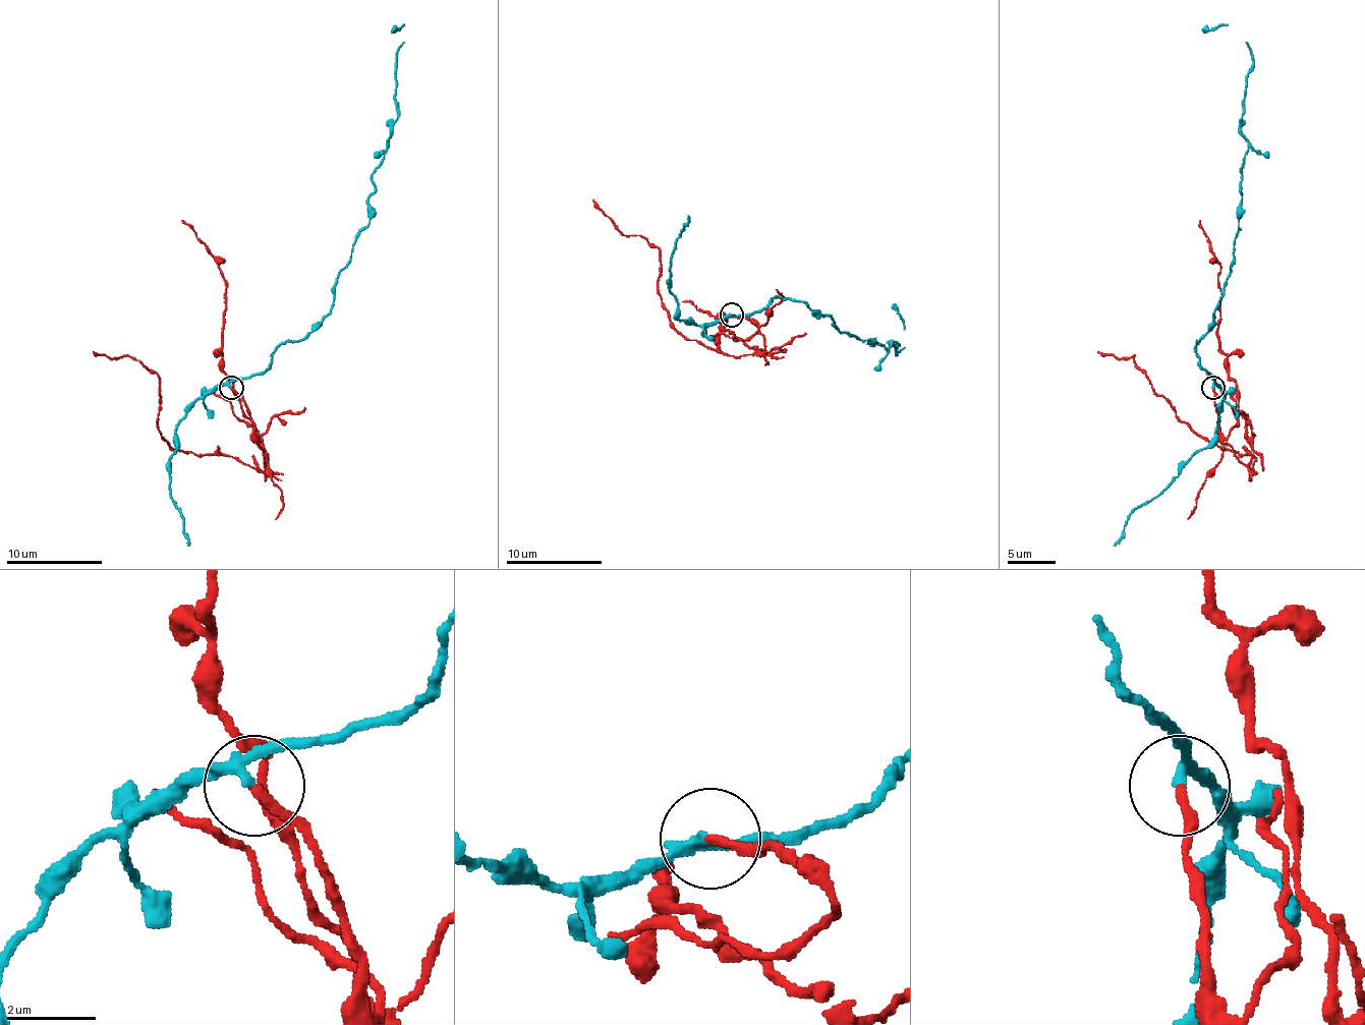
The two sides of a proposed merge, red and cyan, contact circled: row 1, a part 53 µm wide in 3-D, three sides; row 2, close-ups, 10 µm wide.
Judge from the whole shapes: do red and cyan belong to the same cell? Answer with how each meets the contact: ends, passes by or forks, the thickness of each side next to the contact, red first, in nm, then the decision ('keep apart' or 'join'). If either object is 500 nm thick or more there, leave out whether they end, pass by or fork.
red ends | cyan passes by | 200/200 nm | keep apart

